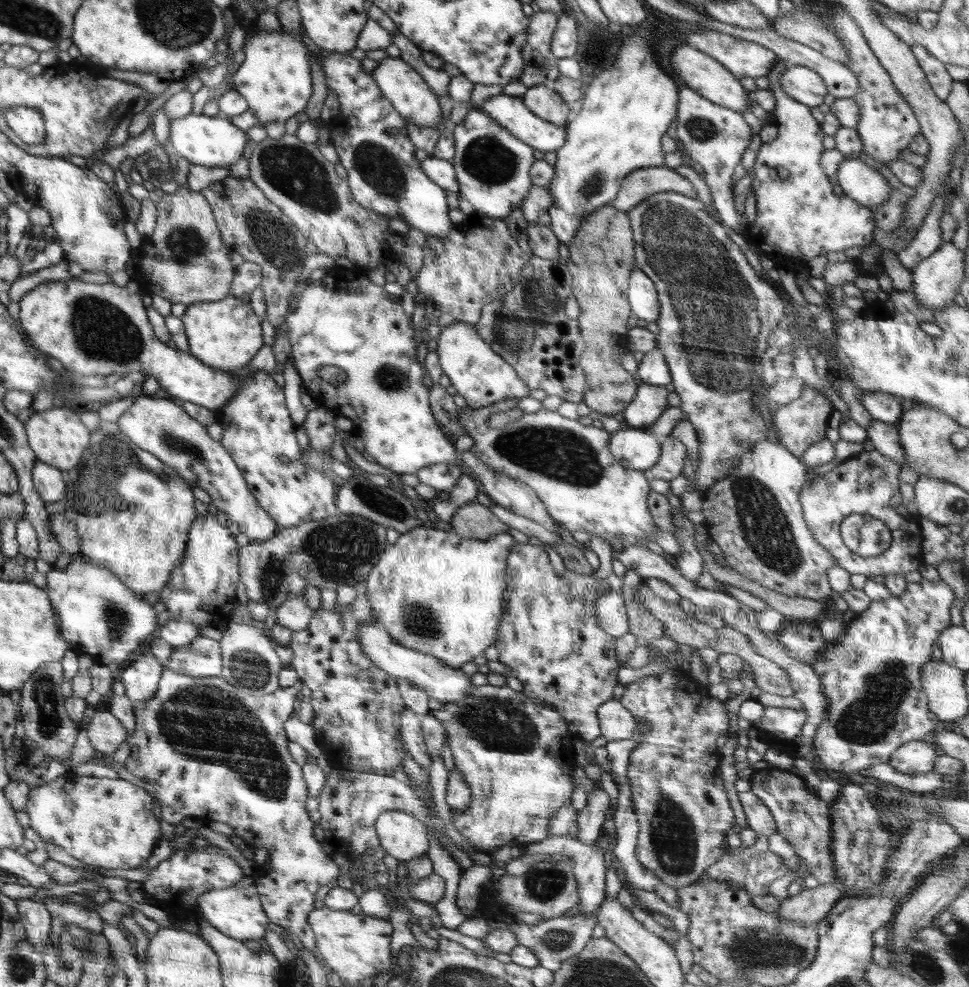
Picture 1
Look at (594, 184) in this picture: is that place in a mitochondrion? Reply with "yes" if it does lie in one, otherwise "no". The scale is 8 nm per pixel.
yes

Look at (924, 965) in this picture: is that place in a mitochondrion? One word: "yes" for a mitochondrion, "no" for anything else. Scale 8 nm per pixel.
yes

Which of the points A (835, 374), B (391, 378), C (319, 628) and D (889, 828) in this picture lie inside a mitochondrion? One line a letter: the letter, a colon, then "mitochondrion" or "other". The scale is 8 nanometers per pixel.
A: other
B: mitochondrion
C: other
D: other

